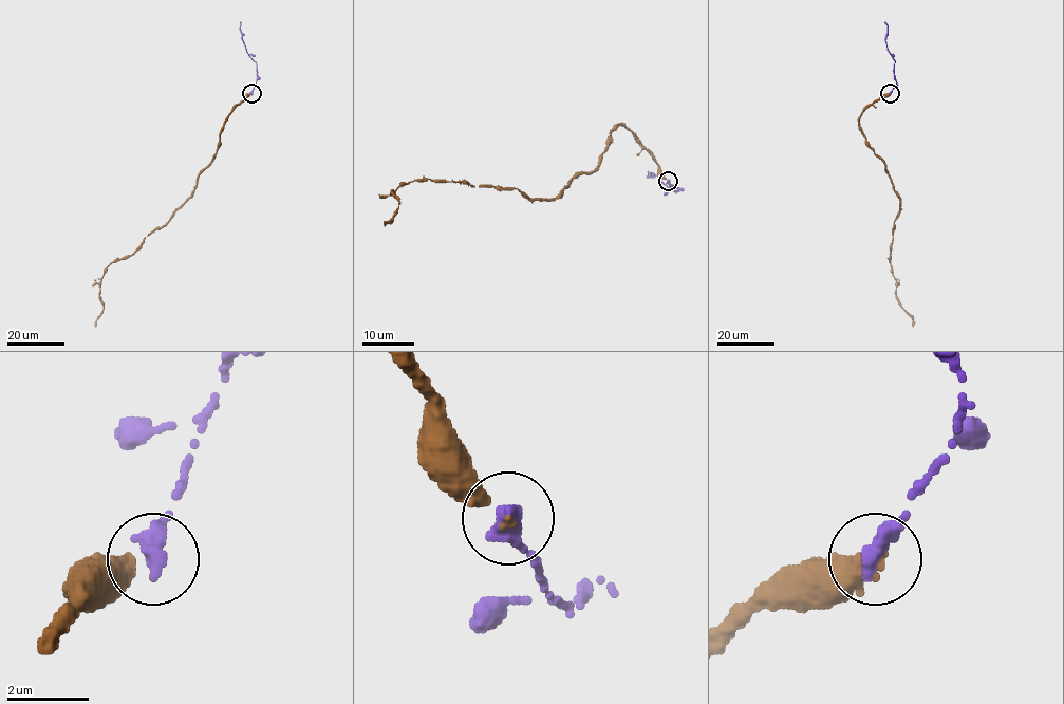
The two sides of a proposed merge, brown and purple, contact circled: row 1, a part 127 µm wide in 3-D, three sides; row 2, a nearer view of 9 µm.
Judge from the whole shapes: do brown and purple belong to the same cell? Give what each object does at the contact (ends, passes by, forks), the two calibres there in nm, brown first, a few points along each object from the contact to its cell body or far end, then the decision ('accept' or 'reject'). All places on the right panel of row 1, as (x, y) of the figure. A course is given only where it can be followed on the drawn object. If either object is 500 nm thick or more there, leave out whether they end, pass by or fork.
calibres 140 and 500 nm; course brown (890, 94), (862, 111), (859, 129), (884, 164), (899, 198), (889, 259), (896, 298), (913, 326); course purple (890, 94), (896, 85), (895, 60), (887, 47), (884, 22); accept

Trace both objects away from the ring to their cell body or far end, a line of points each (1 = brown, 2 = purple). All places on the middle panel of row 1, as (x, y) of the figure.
1: (668, 181), (652, 153), (617, 125), (601, 162), (555, 198), (421, 179), (392, 191), (399, 204), (384, 223)
2: (668, 181), (674, 191), (678, 190), (672, 190), (651, 172), (647, 176), (647, 170)

